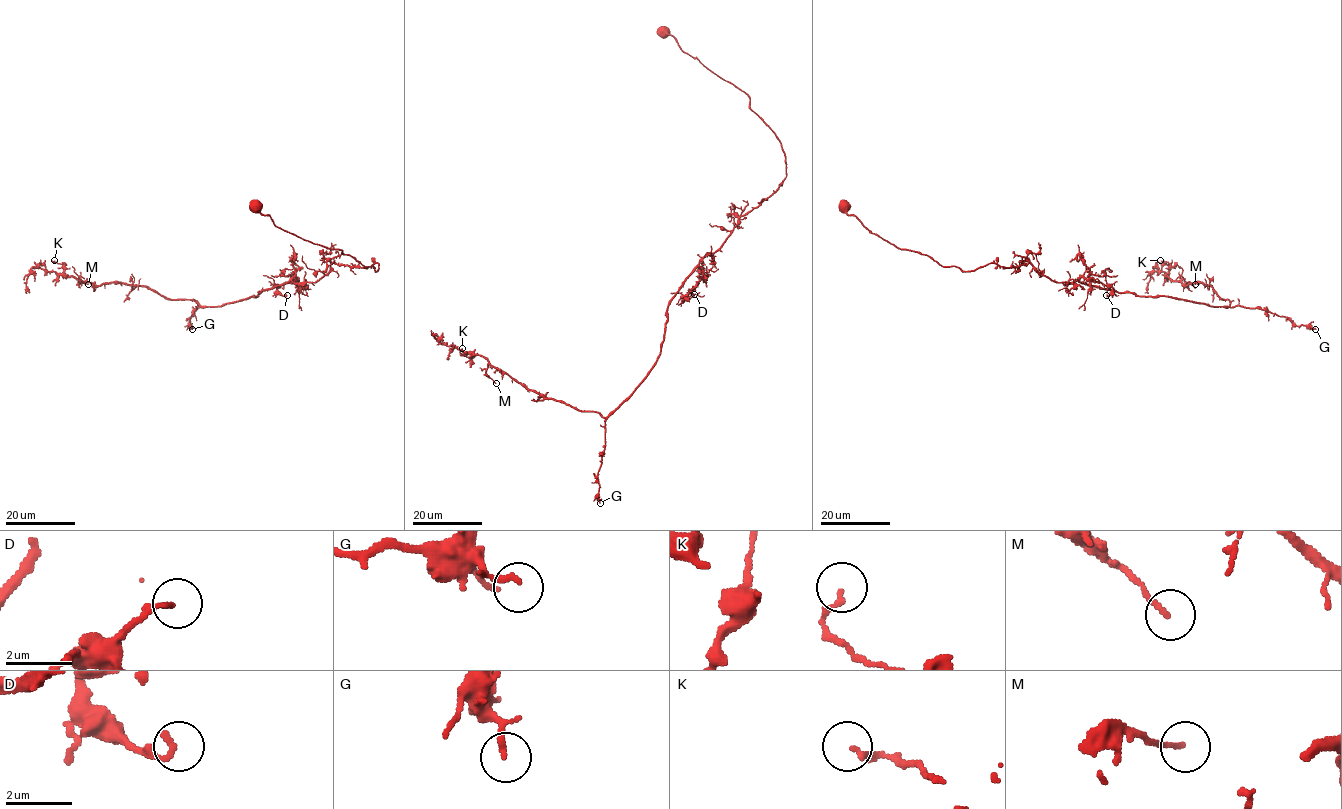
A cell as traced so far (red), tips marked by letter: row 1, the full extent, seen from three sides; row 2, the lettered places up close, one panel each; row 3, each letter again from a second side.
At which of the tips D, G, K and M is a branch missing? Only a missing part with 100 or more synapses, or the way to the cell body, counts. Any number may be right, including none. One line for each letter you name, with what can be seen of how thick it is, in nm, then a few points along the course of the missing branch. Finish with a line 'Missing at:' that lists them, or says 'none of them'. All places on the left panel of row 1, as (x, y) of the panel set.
Missing at: none of them

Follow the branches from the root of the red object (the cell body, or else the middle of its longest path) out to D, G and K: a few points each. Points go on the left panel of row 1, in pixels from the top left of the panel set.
D: (256, 205), (287, 232), (376, 271), (378, 264), (332, 263), (319, 280), (279, 285), (287, 295)
G: (256, 205), (285, 231), (378, 271), (378, 263), (332, 263), (314, 282), (198, 306), (192, 329)
K: (256, 205), (285, 231), (378, 271), (332, 263), (314, 282), (200, 306), (80, 281), (54, 260)

